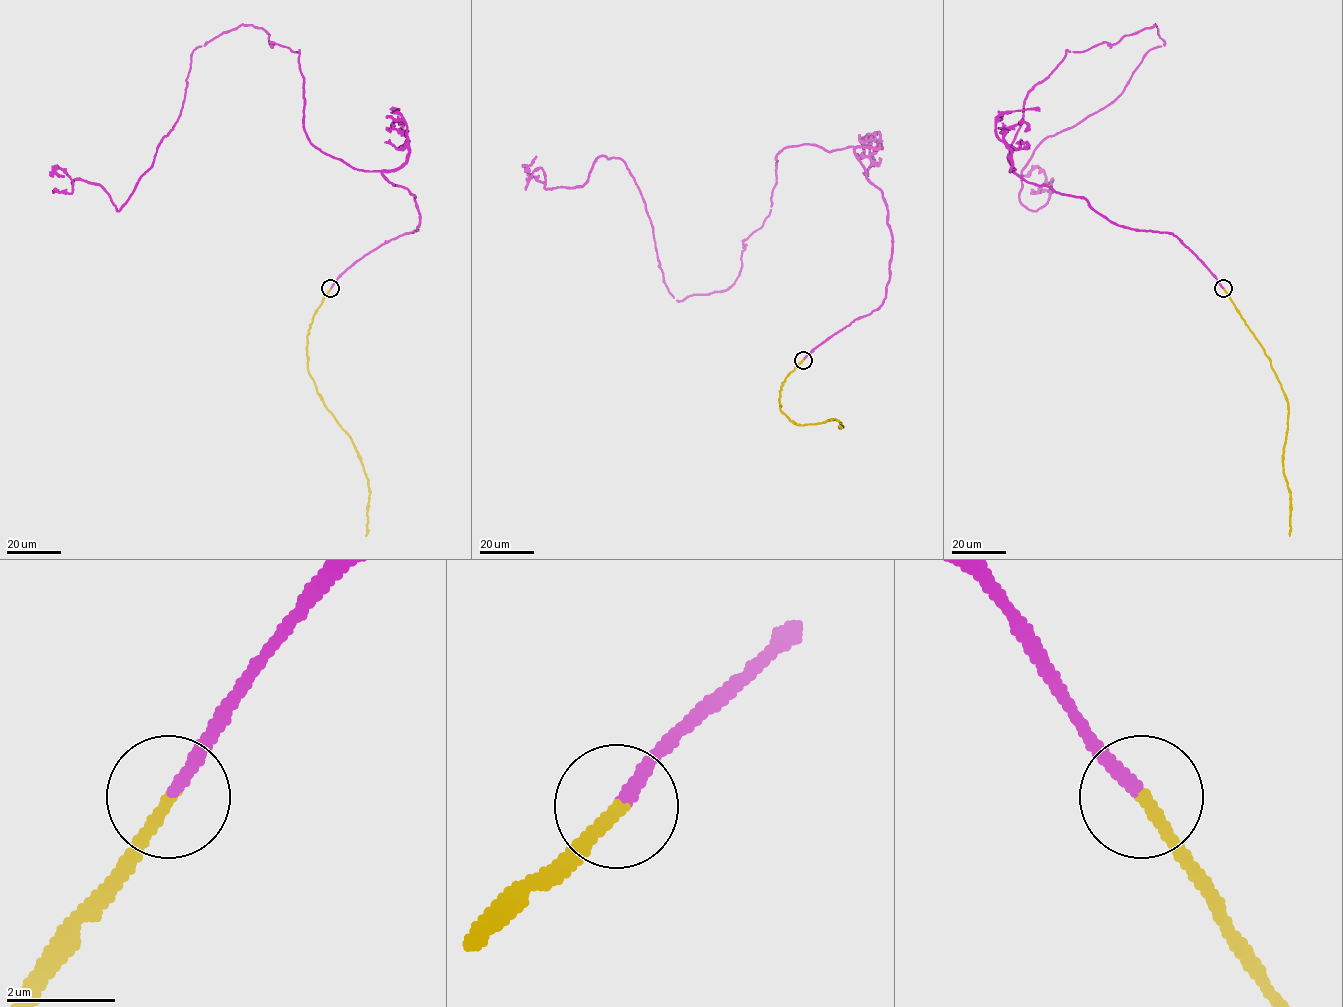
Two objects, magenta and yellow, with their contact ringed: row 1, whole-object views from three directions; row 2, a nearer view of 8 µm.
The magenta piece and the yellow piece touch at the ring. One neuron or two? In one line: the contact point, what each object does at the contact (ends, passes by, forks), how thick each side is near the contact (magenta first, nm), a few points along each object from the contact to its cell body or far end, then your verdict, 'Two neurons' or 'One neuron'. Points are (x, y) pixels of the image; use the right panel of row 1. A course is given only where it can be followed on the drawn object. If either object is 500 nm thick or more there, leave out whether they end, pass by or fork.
Place: (1223, 288). At the ring magenta ends. At the ring yellow ends. Thickness 240 nm (magenta) against 240 nm. Course of magenta: (1223, 288), (1171, 233), (1010, 170), (1066, 50), (1155, 25), (1124, 90), (1023, 169), (1027, 208), (1053, 192). Course of yellow: (1223, 288), (1270, 361), (1285, 396), (1288, 408), (1283, 465), (1290, 493), (1289, 536). One neuron

